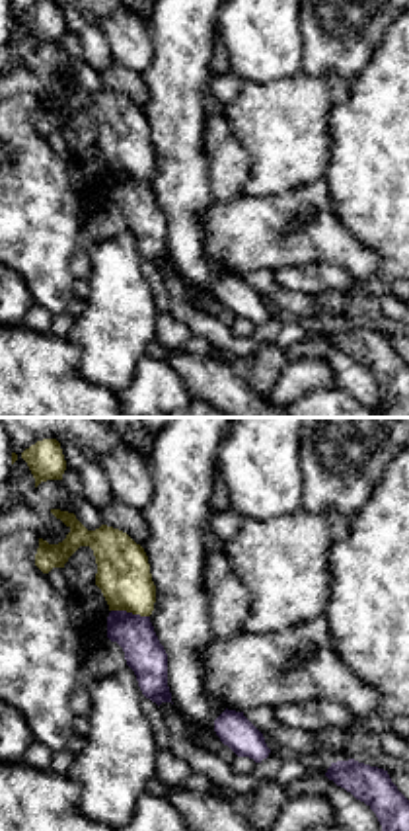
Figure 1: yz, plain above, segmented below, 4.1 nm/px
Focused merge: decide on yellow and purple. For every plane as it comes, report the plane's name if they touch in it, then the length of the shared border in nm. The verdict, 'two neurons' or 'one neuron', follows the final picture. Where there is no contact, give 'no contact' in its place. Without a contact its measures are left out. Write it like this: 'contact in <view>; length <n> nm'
contact in yz; length 160 nm

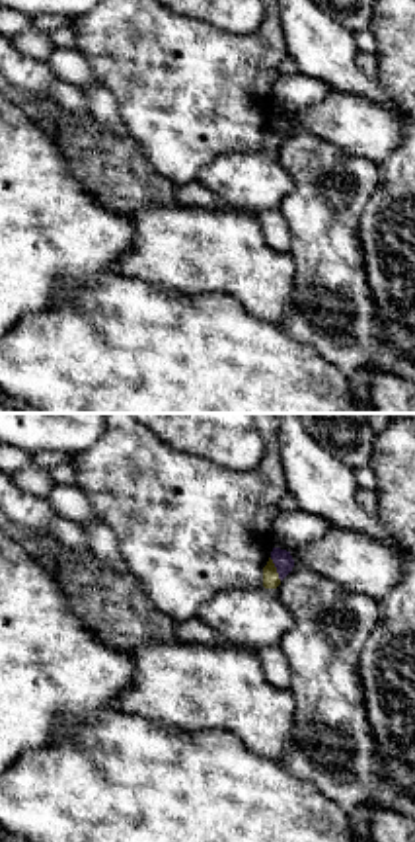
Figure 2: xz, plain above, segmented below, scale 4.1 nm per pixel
contact in xz; length 110 nm

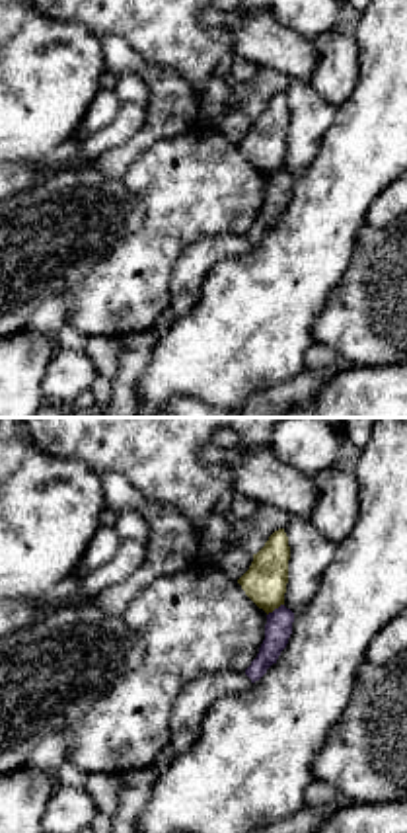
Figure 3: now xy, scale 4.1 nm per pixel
contact in xy; length 90 nm

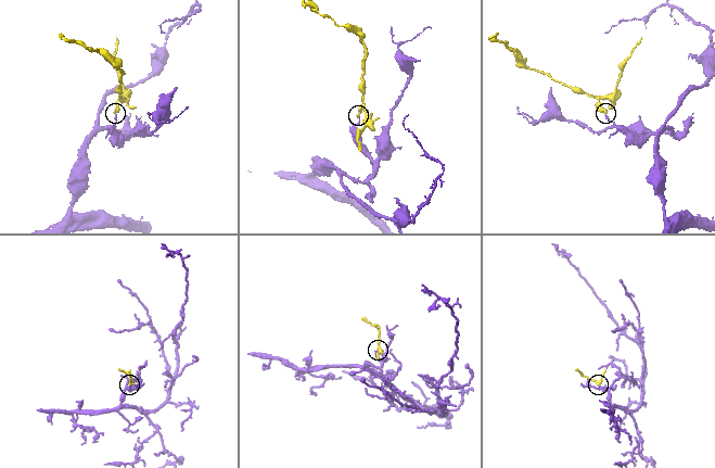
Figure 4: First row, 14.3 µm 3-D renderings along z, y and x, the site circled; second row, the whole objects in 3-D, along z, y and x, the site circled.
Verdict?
two neurons

